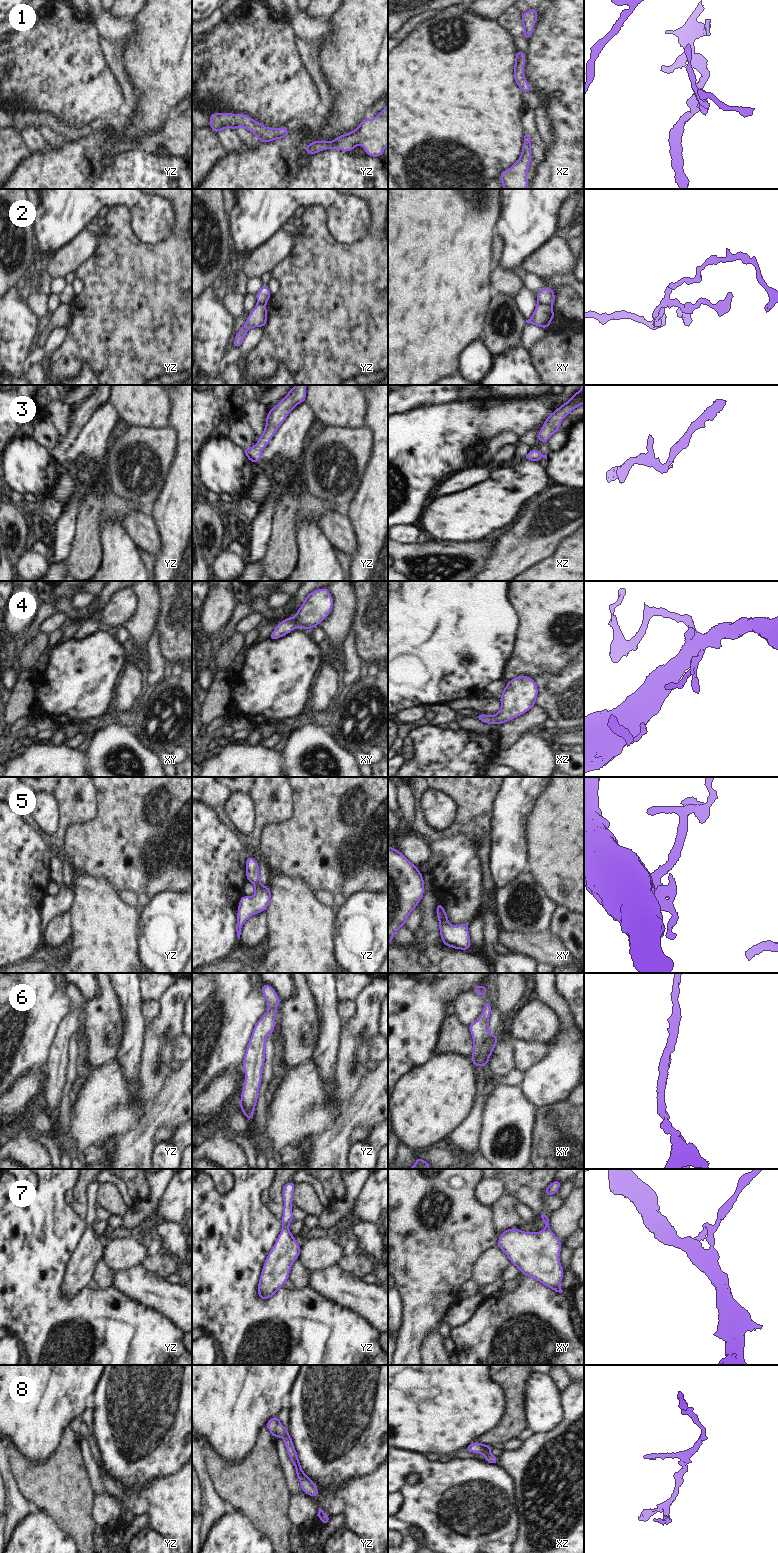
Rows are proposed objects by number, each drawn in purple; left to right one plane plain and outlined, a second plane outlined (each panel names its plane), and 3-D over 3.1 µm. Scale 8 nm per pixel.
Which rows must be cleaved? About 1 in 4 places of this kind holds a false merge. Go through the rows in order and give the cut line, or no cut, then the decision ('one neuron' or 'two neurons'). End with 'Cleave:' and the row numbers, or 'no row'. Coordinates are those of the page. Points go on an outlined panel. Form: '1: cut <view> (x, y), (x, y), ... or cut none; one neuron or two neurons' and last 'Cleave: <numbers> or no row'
1: cut none; one neuron
2: cut xy (537, 302), (550, 306); two neurons
3: cut none; one neuron
4: cut none; one neuron
5: cut none; one neuron
6: cut none; one neuron
7: cut none; one neuron
8: cut none; one neuron
Cleave: 2

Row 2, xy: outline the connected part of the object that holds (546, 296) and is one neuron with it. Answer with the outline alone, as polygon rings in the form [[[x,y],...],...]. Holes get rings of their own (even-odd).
[[[545,287],[536,294],[537,303],[552,306],[555,303],[555,292],[549,287]]]

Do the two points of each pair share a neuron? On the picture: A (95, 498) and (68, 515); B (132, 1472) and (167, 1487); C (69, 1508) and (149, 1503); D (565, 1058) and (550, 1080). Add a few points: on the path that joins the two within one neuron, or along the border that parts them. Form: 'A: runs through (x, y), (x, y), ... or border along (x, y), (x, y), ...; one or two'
A: border along (89, 488), (79, 503), (76, 530), (74, 532); two
B: border along (172, 1472), (153, 1478), (136, 1489), (128, 1489); two
C: border along (94, 1494), (91, 1517), (97, 1527); two
D: runs through (565, 1063), (555, 1075); one

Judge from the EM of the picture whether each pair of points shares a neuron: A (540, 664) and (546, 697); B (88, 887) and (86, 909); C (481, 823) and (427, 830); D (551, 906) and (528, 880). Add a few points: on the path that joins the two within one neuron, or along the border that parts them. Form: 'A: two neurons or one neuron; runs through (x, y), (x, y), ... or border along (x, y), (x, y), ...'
A: two neurons; border along (564, 666), (555, 673), (540, 673), (533, 678)
B: one neuron; runs through (88, 892), (88, 904)
C: one neuron; runs through (468, 823), (451, 832), (440, 833)
D: one neuron; runs through (545, 900), (532, 886)

